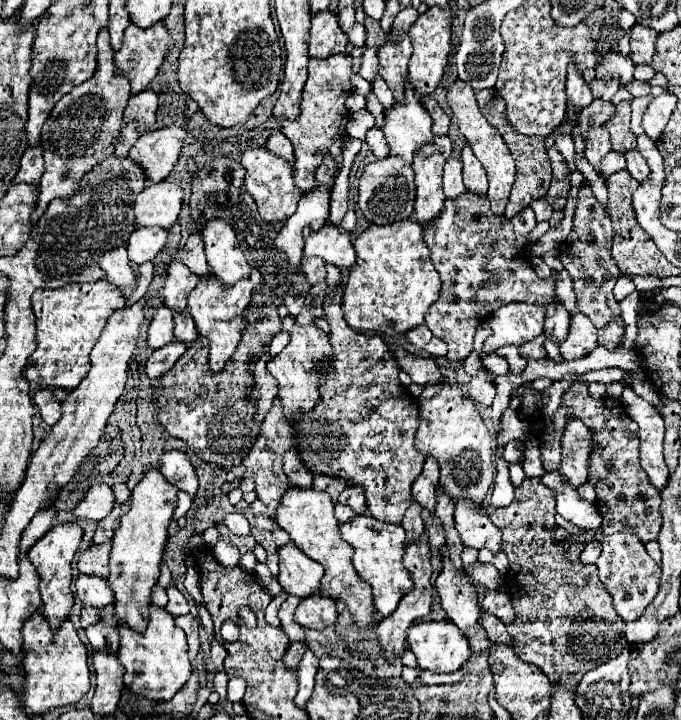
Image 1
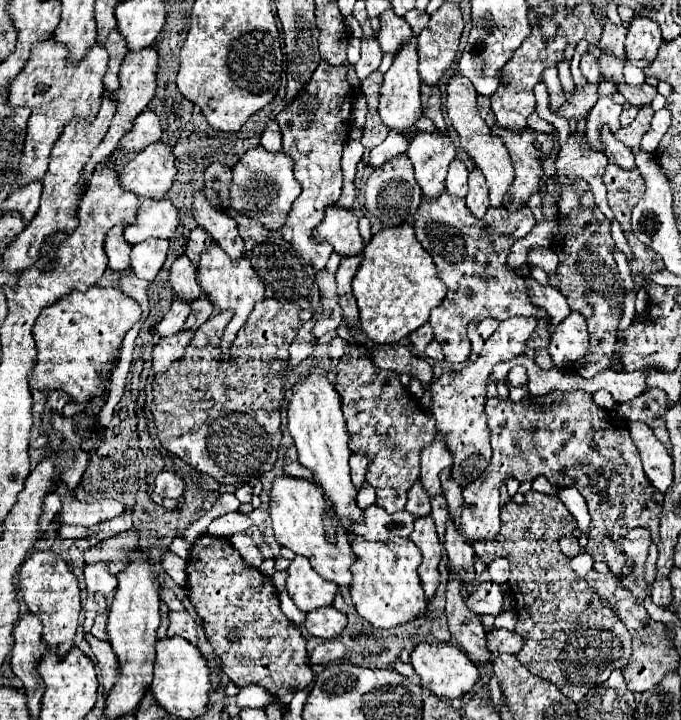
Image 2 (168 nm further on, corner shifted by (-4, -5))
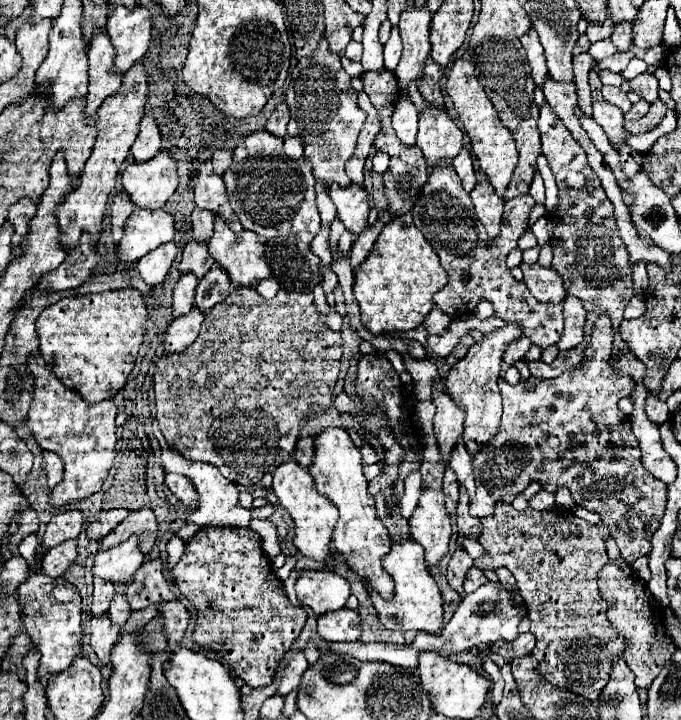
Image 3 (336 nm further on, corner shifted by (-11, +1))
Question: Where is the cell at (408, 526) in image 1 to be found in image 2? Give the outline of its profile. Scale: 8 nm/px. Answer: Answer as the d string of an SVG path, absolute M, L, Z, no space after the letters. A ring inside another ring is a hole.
M413 484L413 488L409 490L409 500L405 510L413 516L413 518L423 518L431 512L431 504L429 504L429 496L425 494L425 490L421 488L421 484Z

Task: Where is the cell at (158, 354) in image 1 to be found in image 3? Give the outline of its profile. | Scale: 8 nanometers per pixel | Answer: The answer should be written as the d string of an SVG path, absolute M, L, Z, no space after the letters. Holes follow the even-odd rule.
M192 308L188 314L178 316L166 332L166 350L168 352L184 352L200 332L202 324L202 312L198 308Z

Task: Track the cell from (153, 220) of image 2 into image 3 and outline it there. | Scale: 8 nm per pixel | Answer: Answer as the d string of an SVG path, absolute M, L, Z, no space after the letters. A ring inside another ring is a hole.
M134 210L124 226L124 236L116 246L120 264L134 264L154 248L174 238L174 218L166 210Z

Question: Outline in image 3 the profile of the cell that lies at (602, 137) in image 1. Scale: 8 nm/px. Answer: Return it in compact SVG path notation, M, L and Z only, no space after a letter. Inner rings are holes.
M604 86L604 88L602 88L602 96L604 96L610 104L616 104L618 108L622 108L624 112L628 112L630 106L632 106L632 102L628 100L626 92L622 92L622 90L616 88L616 86Z

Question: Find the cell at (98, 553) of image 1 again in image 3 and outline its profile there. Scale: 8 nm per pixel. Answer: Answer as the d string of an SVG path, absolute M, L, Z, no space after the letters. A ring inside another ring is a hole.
M144 506L140 510L130 512L126 519L105 536L99 542L99 550L112 548L127 540L131 535L138 534L140 536L140 550L144 554L148 554L152 550L152 546L154 546L156 532L158 532L156 516L154 516L154 512L152 512L150 506Z

